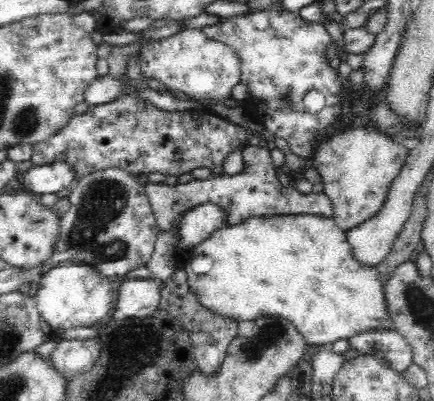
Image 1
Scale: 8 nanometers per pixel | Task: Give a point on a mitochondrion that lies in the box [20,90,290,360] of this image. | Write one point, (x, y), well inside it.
(96, 233)

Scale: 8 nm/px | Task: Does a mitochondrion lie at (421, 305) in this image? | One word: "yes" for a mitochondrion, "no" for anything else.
yes

